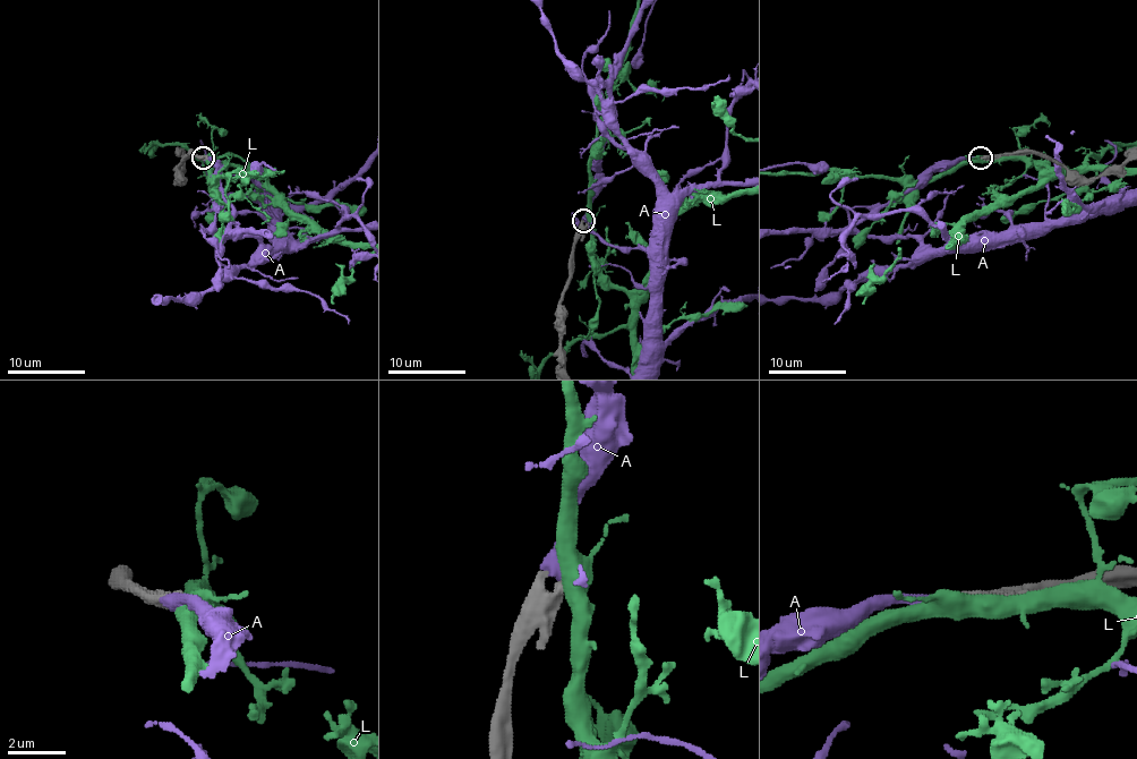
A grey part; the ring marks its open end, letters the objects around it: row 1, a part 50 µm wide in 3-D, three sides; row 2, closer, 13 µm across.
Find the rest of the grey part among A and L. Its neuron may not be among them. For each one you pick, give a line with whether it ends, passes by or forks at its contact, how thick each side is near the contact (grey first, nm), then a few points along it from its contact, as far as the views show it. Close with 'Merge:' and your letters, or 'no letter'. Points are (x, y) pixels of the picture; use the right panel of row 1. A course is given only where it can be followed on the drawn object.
A: it ends | 320/500 nm
Merge: A

